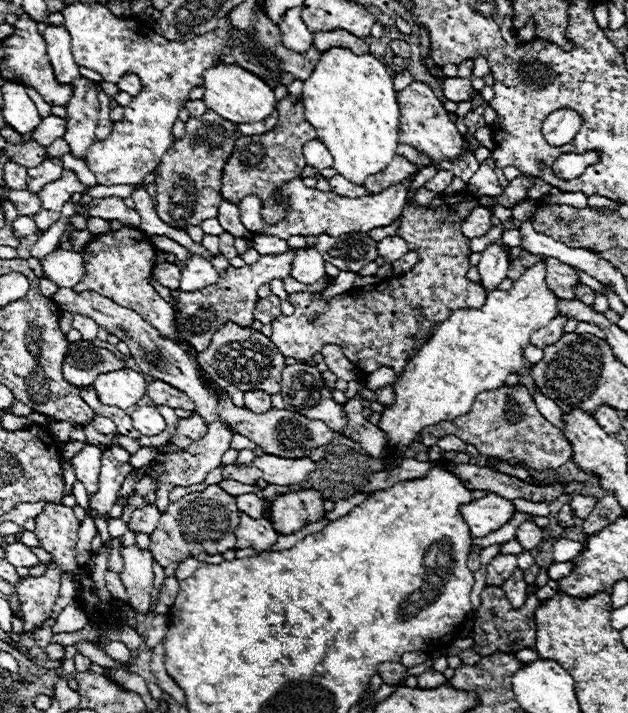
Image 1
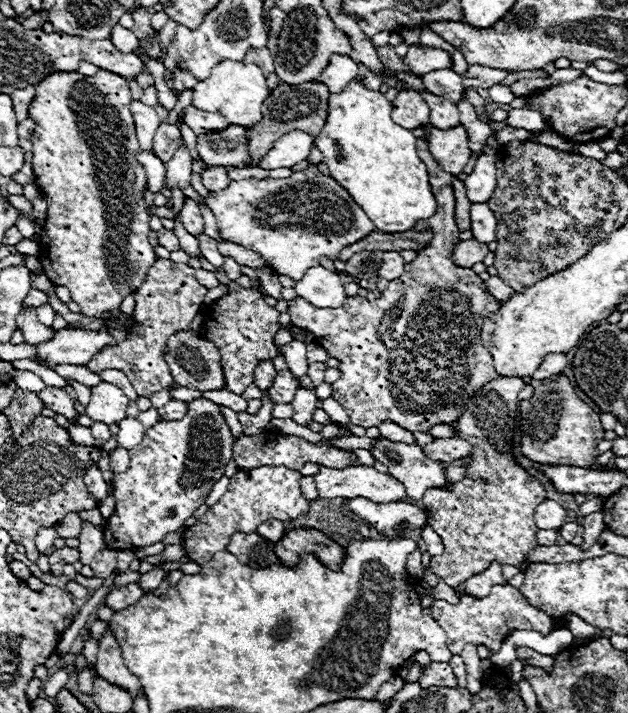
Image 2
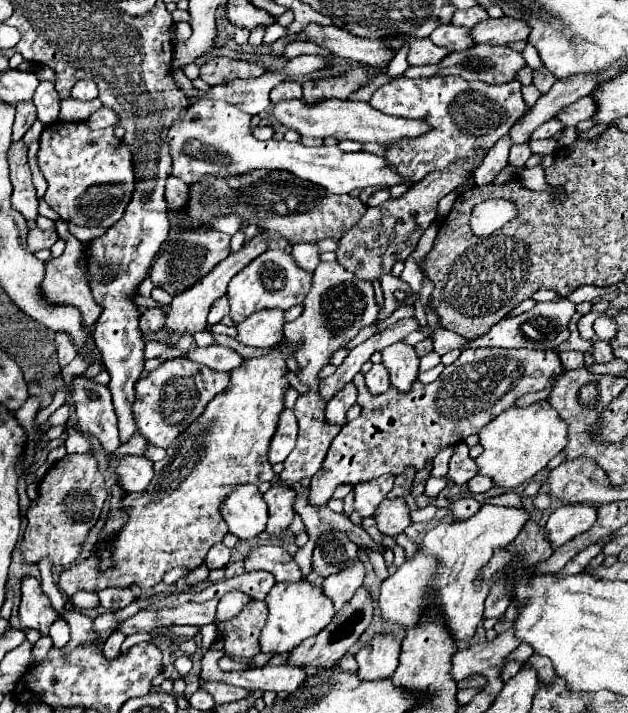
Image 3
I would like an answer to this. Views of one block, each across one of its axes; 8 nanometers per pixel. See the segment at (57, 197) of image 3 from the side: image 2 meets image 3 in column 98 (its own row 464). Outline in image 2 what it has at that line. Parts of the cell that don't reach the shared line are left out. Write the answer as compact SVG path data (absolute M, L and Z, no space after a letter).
M206 398L188 402L188 414L176 422L158 422L146 430L144 440L130 452L130 468L116 476L116 510L104 526L106 546L112 550L126 550L134 546L150 546L162 542L170 532L182 528L184 520L194 514L194 510L204 504L212 486L222 478L226 464L232 460L232 442L228 424L224 422L218 406Z

